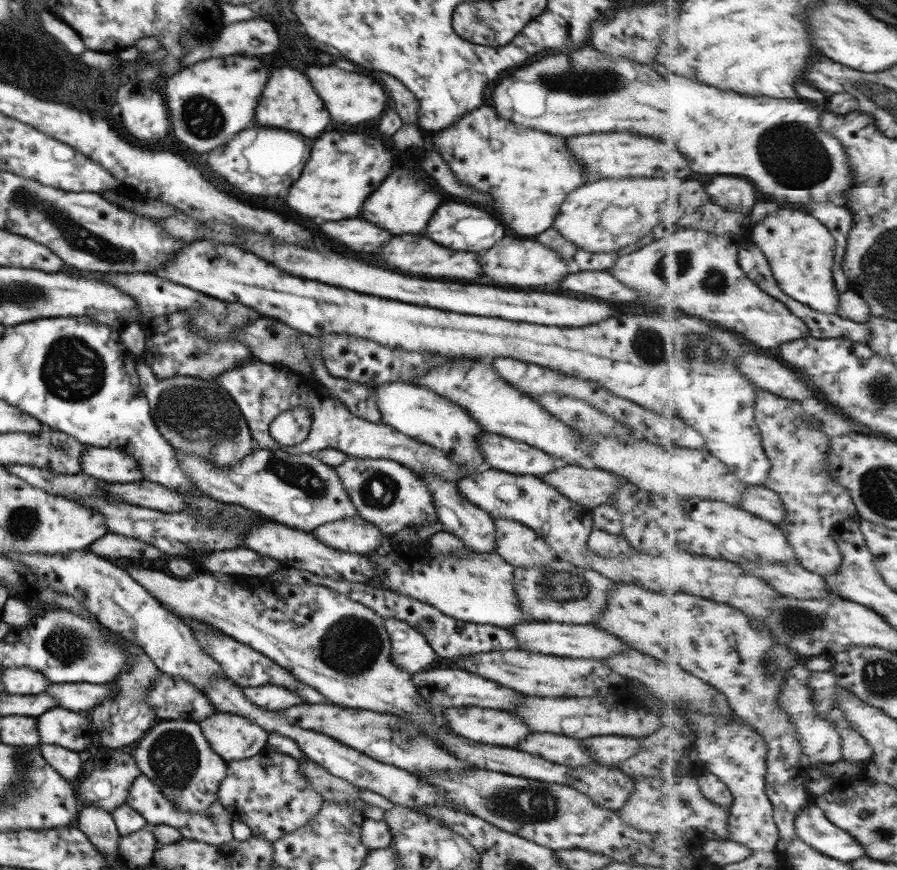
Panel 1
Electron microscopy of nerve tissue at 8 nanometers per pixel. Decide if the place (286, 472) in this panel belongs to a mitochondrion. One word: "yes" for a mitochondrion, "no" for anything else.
yes

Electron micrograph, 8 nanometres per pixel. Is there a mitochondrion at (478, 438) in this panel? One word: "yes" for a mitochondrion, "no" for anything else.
no

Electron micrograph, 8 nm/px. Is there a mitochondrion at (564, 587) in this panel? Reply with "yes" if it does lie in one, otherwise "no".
yes

